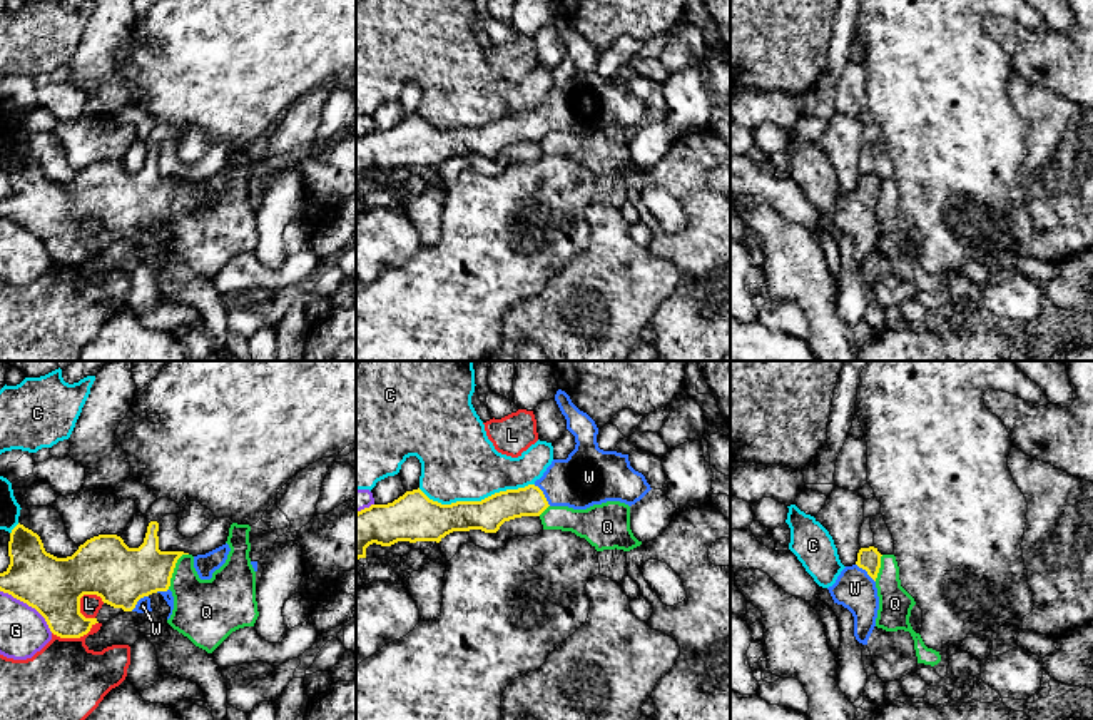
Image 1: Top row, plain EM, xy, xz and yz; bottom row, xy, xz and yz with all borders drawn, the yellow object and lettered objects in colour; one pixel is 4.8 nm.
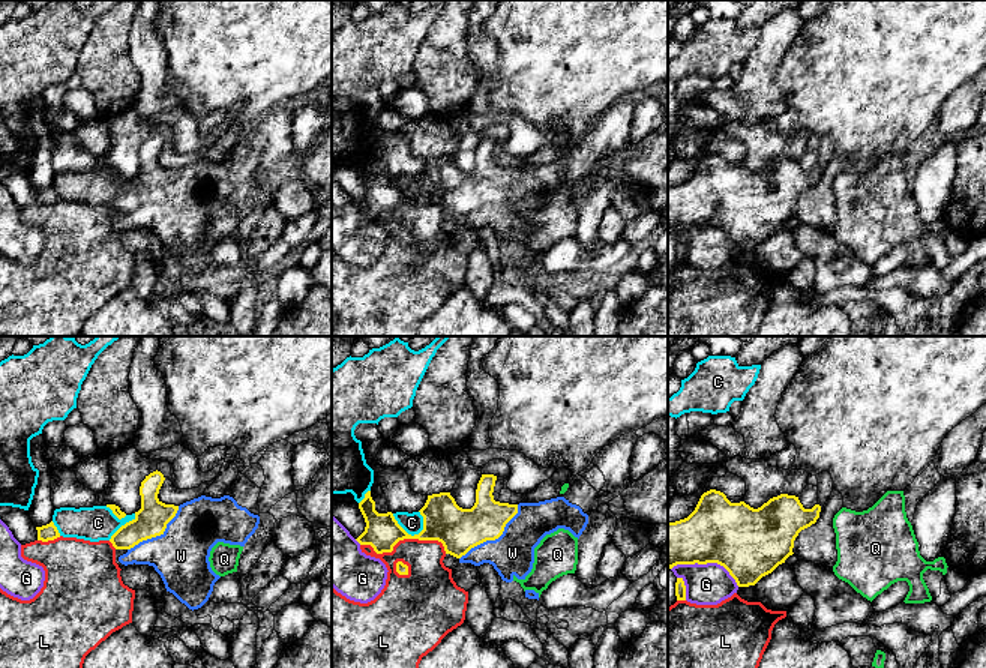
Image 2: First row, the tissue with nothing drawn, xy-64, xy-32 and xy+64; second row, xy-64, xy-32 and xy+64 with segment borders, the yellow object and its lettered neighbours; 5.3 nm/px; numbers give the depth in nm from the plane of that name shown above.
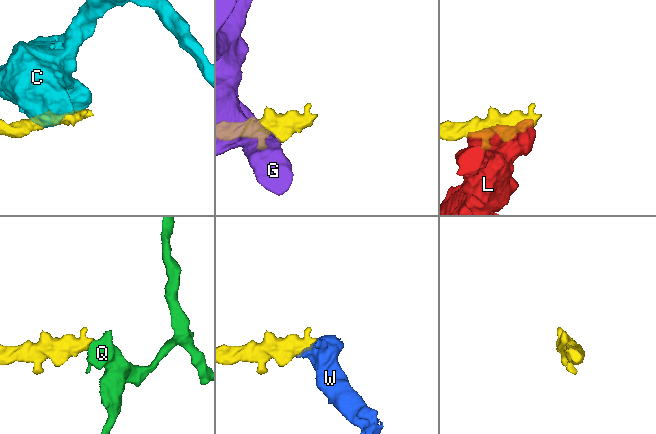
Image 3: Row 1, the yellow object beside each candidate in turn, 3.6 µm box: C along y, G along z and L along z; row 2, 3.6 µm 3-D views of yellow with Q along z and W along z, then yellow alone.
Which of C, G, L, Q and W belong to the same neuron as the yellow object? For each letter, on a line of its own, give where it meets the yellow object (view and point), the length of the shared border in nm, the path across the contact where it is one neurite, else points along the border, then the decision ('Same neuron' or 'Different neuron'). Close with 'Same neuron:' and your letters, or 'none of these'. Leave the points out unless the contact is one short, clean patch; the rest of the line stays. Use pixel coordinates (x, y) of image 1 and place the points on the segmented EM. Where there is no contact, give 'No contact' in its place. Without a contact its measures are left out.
C: Touches yellow at xz (475, 501). Shared border 550 nm. Different neuron
G: Touches yellow at xy (29, 605). Shared border 320 nm. Different neuron
L: Touches yellow at xy (86, 593). Shared border 140 nm. Different neuron
Q: Touches yellow at xy (172, 570). Shared border 200 nm. Boundary: xy (188, 553), (177, 560), (167, 588). Different neuron
W: Touches yellow at xz (543, 495). Shared border 130 nm. Path across: xz (502, 507), (530, 501), (543, 495), (589, 476). Same neuron
Same neuron: W

